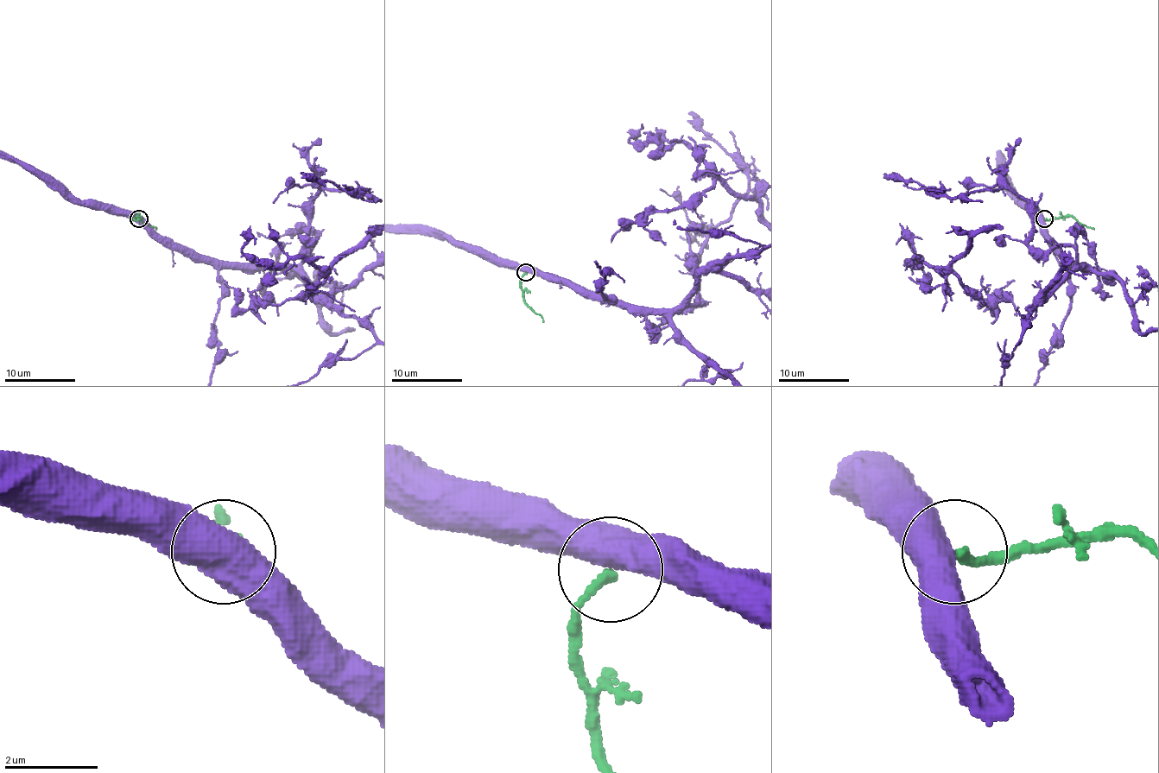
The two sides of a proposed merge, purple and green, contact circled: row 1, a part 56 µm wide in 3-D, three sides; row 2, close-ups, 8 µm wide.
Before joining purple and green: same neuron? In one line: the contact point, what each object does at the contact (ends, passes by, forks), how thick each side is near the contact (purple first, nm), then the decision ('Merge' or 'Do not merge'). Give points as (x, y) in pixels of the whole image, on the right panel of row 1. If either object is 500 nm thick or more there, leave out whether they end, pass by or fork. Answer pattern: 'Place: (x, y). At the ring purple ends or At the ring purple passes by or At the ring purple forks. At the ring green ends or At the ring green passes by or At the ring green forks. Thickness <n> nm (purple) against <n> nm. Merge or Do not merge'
Place: (1044, 218). Thickness 550 nm (purple) against 200 nm. Do not merge

